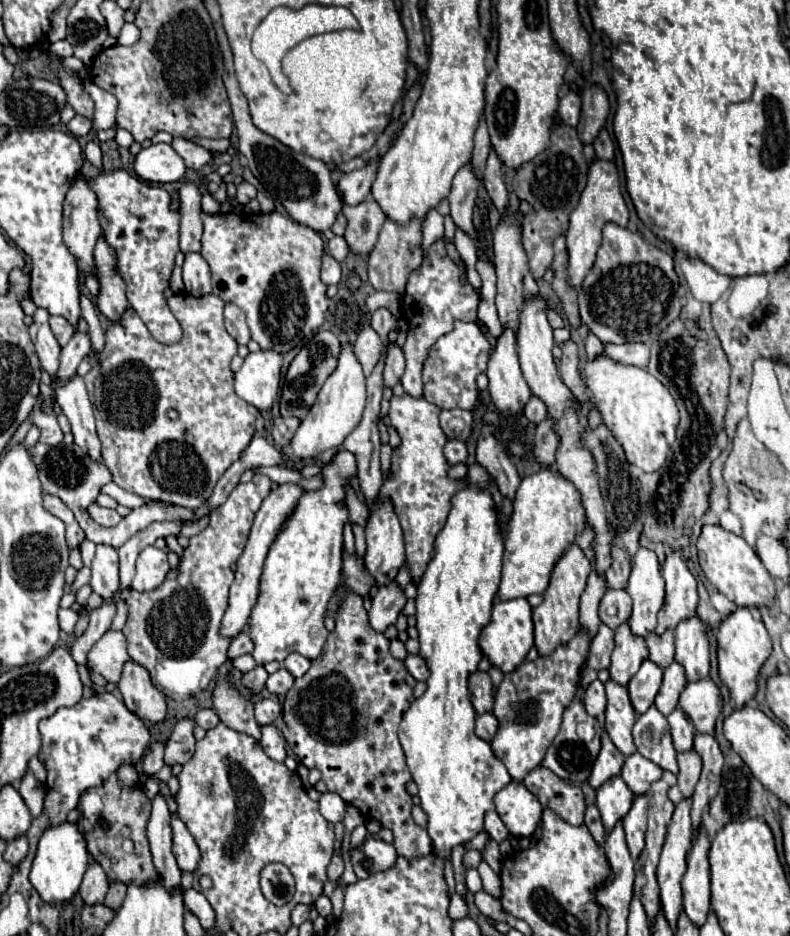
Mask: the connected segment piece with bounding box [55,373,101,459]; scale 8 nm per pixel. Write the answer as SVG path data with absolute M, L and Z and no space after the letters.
M75 373L65 383L55 387L55 395L57 395L59 405L63 407L63 415L67 415L67 419L71 423L75 443L81 449L85 449L89 453L89 457L101 459L101 445L99 445L99 437L95 433L93 405L89 401L83 377Z

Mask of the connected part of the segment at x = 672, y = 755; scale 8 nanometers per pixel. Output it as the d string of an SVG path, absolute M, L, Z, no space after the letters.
M655 705L649 707L647 713L639 715L633 725L633 739L637 751L663 767L665 771L677 773L677 751L671 741L669 723L663 713L657 711Z

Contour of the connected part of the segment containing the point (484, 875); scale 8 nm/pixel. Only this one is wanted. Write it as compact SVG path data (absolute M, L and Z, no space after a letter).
M482 860L478 867L479 874L482 879L483 890L492 897L499 899L501 896L501 880L487 863Z

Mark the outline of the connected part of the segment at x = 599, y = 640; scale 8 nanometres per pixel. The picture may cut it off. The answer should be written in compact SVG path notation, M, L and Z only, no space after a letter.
M599 625L599 631L591 643L591 649L589 649L589 659L587 659L587 665L595 671L601 671L601 669L607 669L611 665L611 651L615 647L613 643L613 631L607 627L607 625Z

